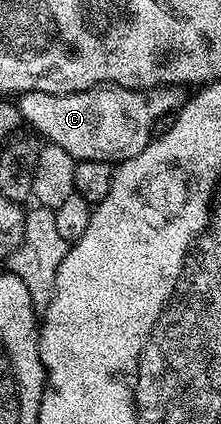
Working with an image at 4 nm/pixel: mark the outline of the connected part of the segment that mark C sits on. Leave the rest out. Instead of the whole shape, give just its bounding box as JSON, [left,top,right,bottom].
[16,84,187,164]

